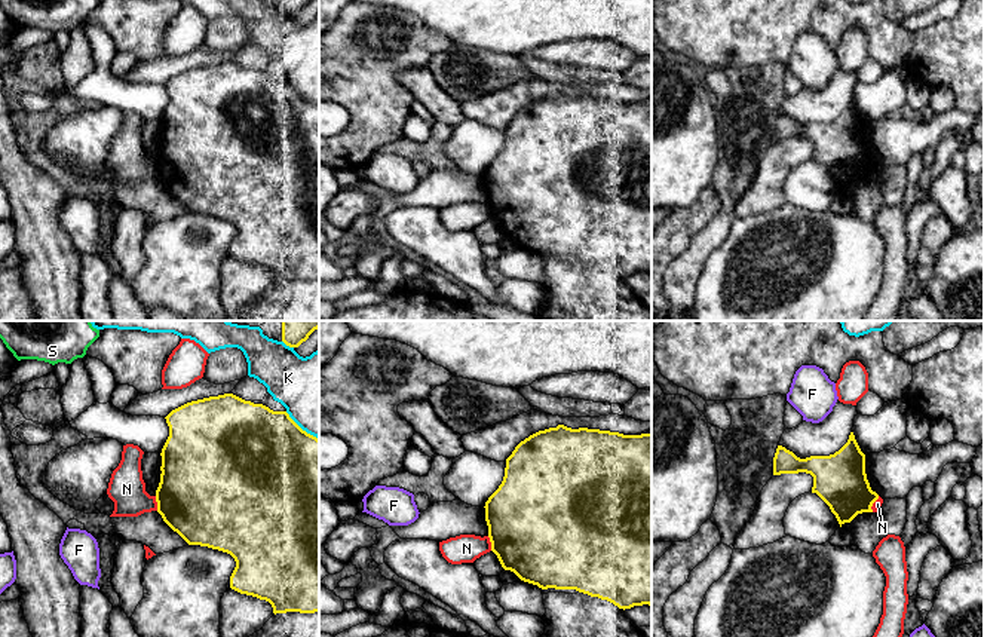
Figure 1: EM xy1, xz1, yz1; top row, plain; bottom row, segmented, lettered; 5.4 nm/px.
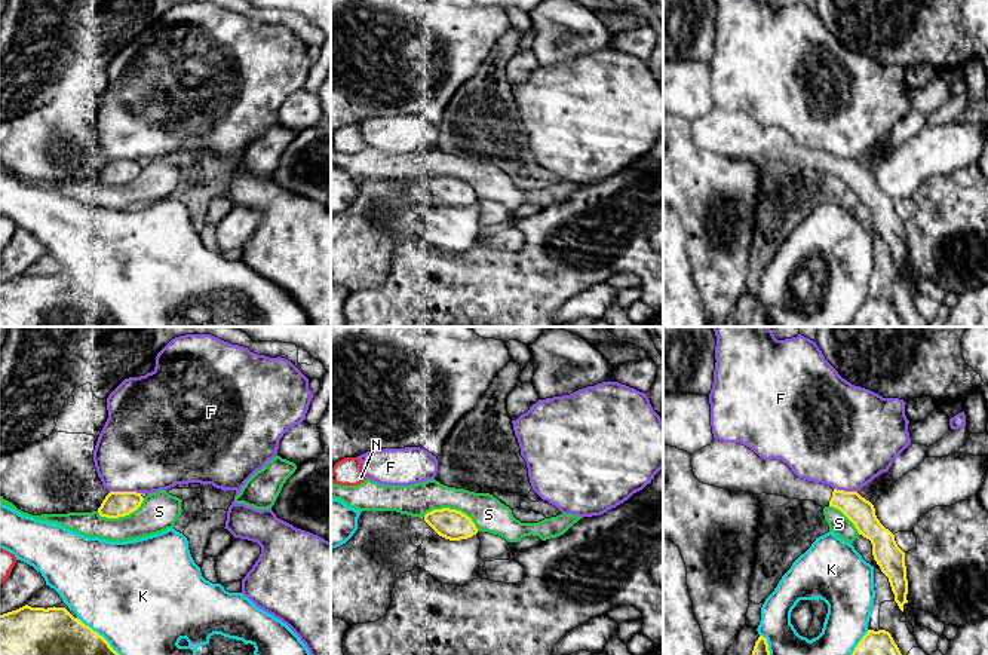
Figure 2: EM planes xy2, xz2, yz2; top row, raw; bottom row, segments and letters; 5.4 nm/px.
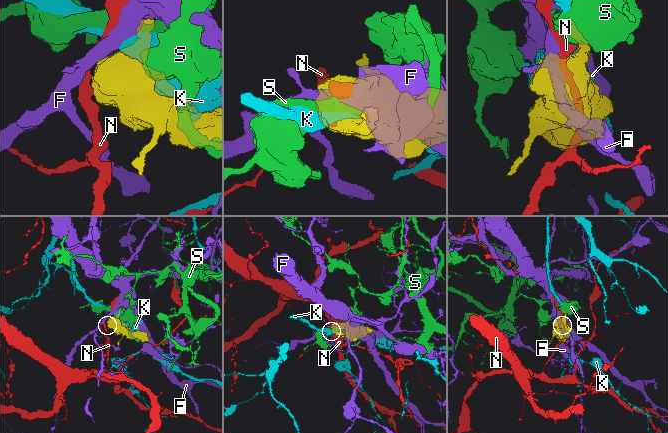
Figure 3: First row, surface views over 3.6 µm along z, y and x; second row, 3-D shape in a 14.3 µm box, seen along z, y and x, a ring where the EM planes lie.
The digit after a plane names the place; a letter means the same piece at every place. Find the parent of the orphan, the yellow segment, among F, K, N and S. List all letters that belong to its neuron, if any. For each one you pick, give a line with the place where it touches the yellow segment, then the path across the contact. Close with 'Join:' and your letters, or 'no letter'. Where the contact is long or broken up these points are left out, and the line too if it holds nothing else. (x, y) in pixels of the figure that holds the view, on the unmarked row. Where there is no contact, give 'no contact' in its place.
Join: no letter

